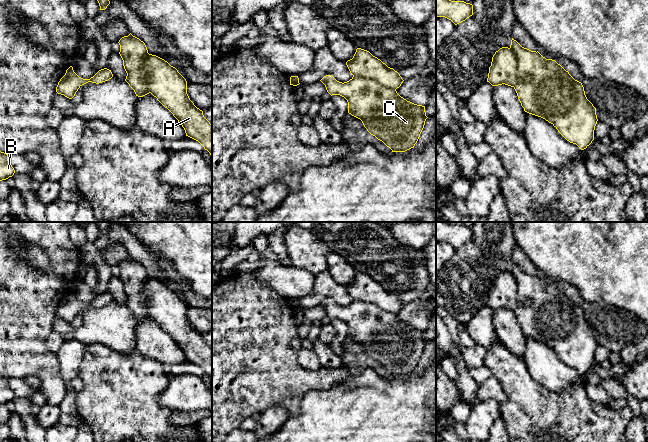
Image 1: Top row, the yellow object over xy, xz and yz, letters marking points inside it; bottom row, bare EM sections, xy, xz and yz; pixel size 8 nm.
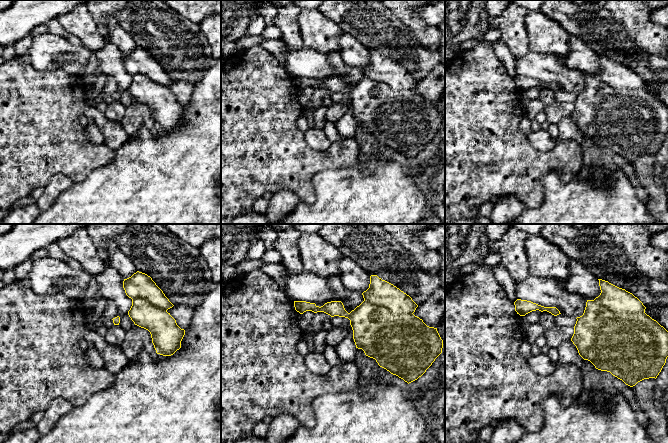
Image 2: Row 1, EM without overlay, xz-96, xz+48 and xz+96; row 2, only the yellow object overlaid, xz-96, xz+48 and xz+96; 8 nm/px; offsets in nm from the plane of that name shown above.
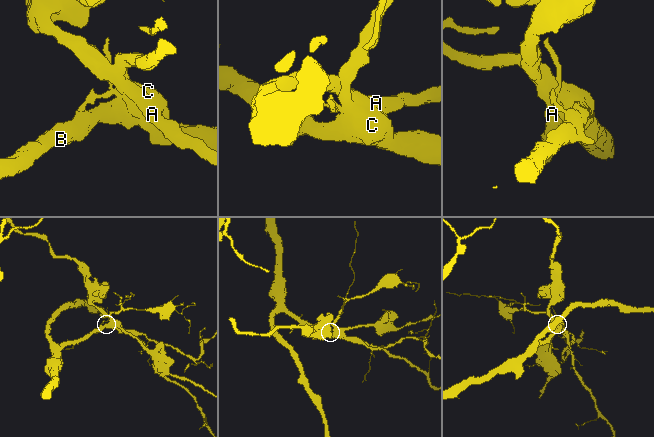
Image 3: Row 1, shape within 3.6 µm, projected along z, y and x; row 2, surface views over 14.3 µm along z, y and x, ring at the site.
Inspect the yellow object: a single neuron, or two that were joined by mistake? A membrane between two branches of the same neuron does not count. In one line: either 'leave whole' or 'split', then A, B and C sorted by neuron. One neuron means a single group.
split | A / B C

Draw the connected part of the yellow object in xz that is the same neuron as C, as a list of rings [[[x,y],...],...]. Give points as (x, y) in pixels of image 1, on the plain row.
[[[326,299],[320,305],[331,320],[344,321],[348,326],[348,337],[360,343],[367,355],[392,376],[405,376],[414,372],[428,342],[425,330],[407,325],[395,313],[384,311],[373,303],[353,300],[349,305],[342,307],[332,299]]]

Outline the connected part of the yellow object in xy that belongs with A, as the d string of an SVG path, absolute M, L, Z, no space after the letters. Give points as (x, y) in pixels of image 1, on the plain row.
M148 277L146 290L149 294L146 304L149 316L173 338L184 352L186 360L198 365L210 377L212 382L212 349L204 341L203 335L190 324L187 318L186 303L175 291L156 279Z

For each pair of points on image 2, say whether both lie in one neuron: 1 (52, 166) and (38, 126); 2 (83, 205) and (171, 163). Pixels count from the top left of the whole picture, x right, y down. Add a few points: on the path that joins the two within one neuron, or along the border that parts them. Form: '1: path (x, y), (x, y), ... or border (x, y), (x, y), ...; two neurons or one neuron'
1: path (44, 156), (38, 150), (38, 136); one neuron
2: path (105, 205), (119, 205), (149, 178); one neuron

